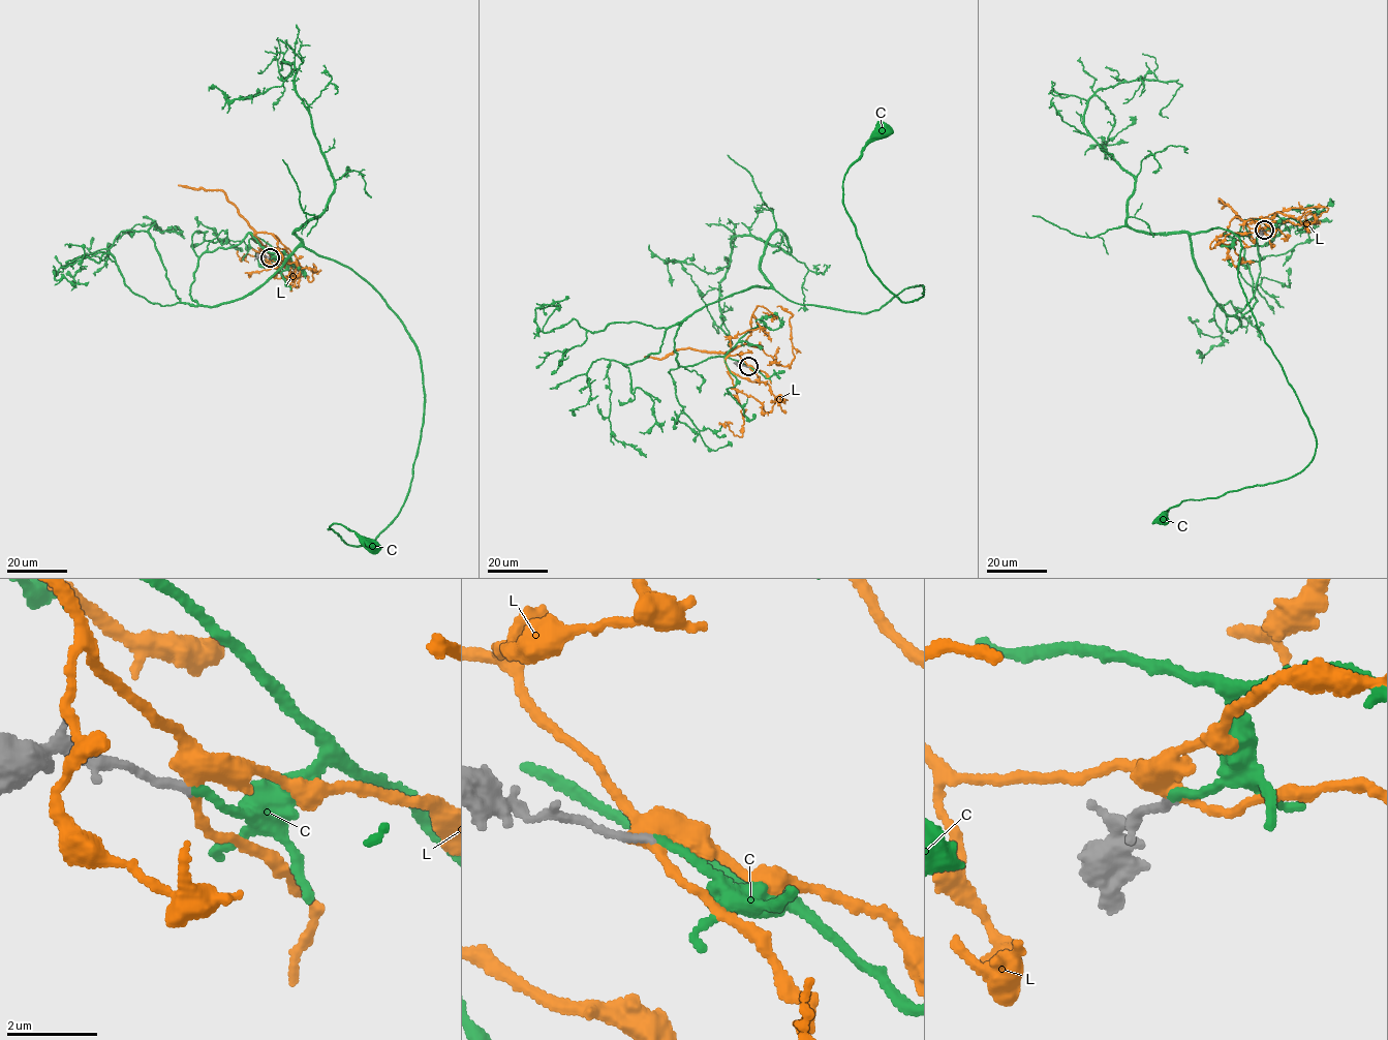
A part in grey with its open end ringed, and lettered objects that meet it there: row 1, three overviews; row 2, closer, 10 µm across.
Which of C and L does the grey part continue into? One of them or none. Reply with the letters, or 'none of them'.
C

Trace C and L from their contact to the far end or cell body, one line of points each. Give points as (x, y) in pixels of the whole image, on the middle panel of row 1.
C: (748, 367), (678, 365), (679, 326), (757, 285), (864, 313), (923, 296), (885, 287), (843, 203), (883, 130)
L: (748, 367), (740, 357), (729, 355), (744, 344), (761, 348), (784, 366), (794, 358), (792, 315), (777, 307)

